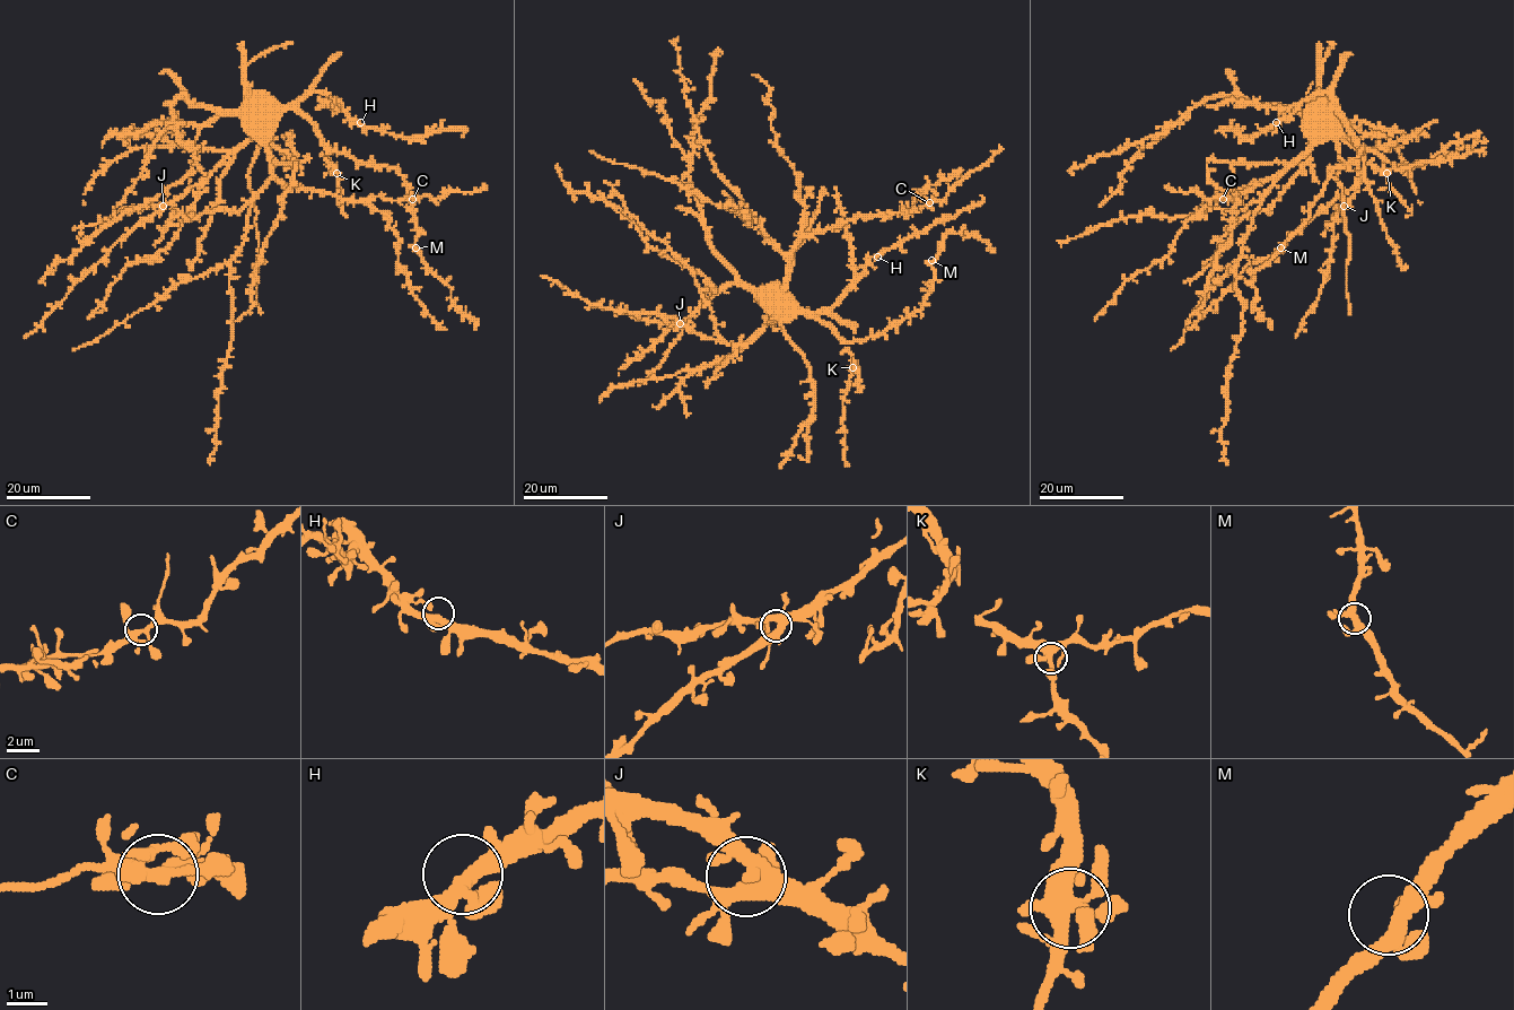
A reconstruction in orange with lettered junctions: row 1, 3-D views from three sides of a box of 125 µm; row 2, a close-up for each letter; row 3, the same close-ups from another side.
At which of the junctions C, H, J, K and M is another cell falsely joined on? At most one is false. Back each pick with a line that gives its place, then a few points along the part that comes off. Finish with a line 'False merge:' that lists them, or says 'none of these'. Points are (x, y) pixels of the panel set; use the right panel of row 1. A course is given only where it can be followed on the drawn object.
False merge: none of these

